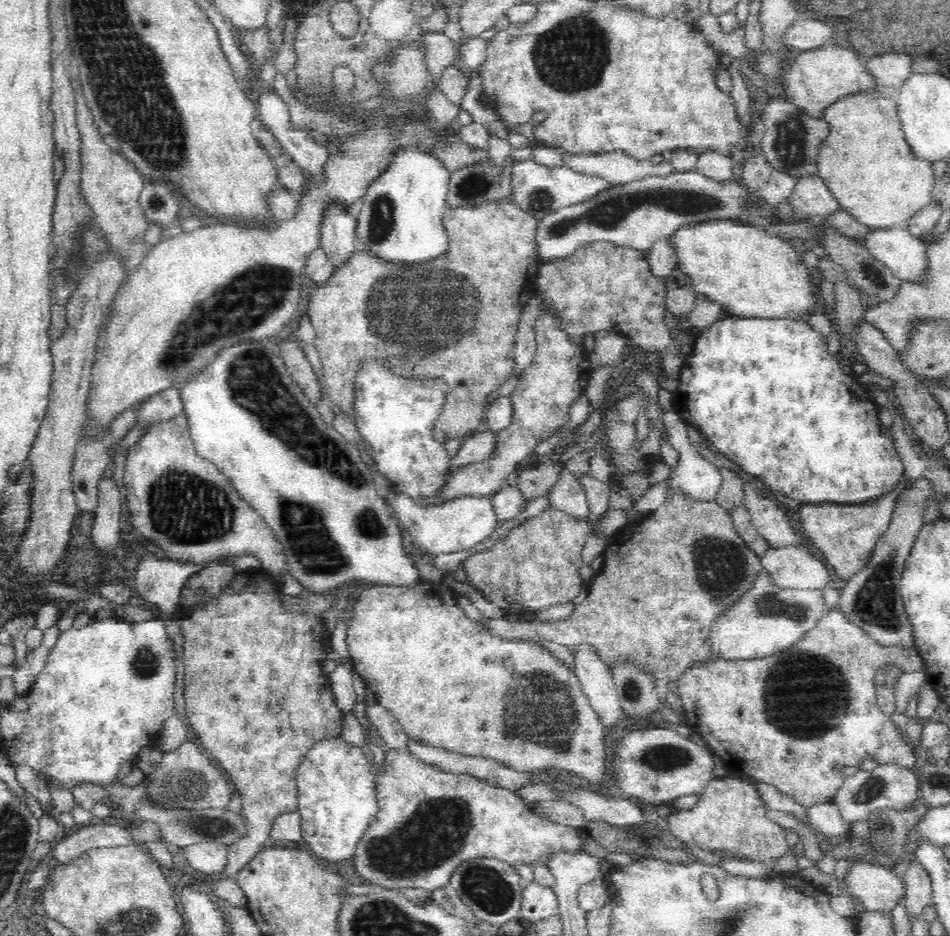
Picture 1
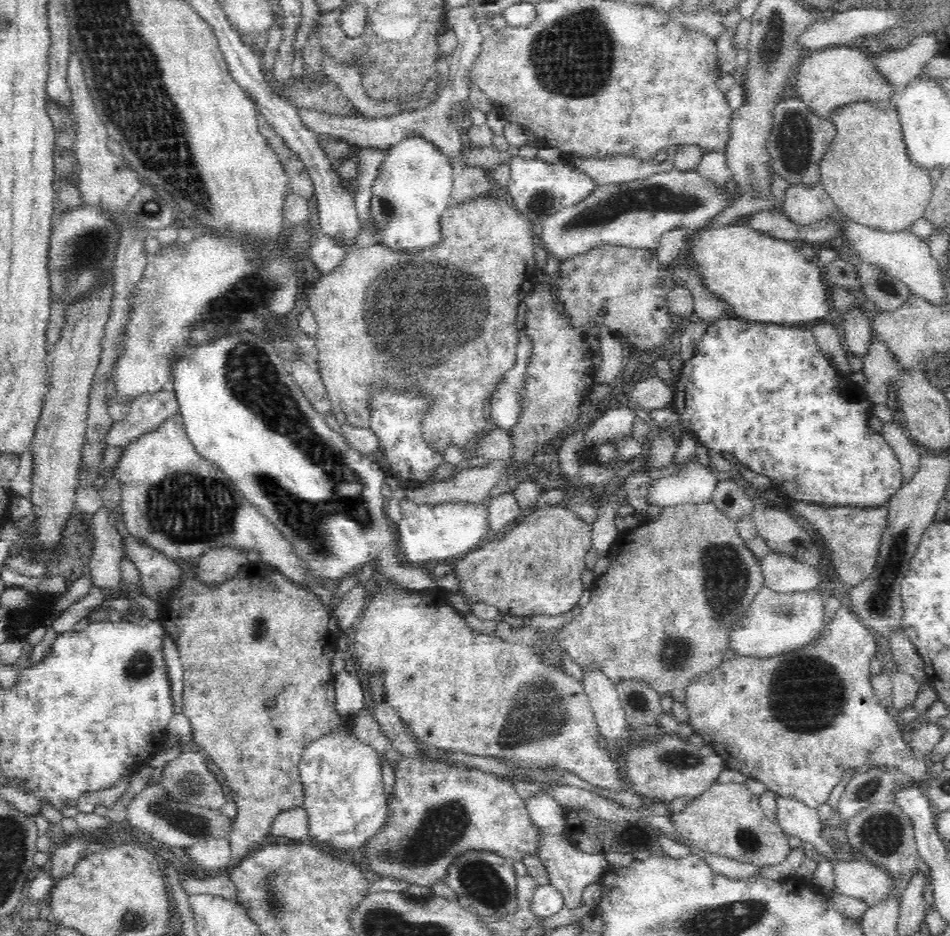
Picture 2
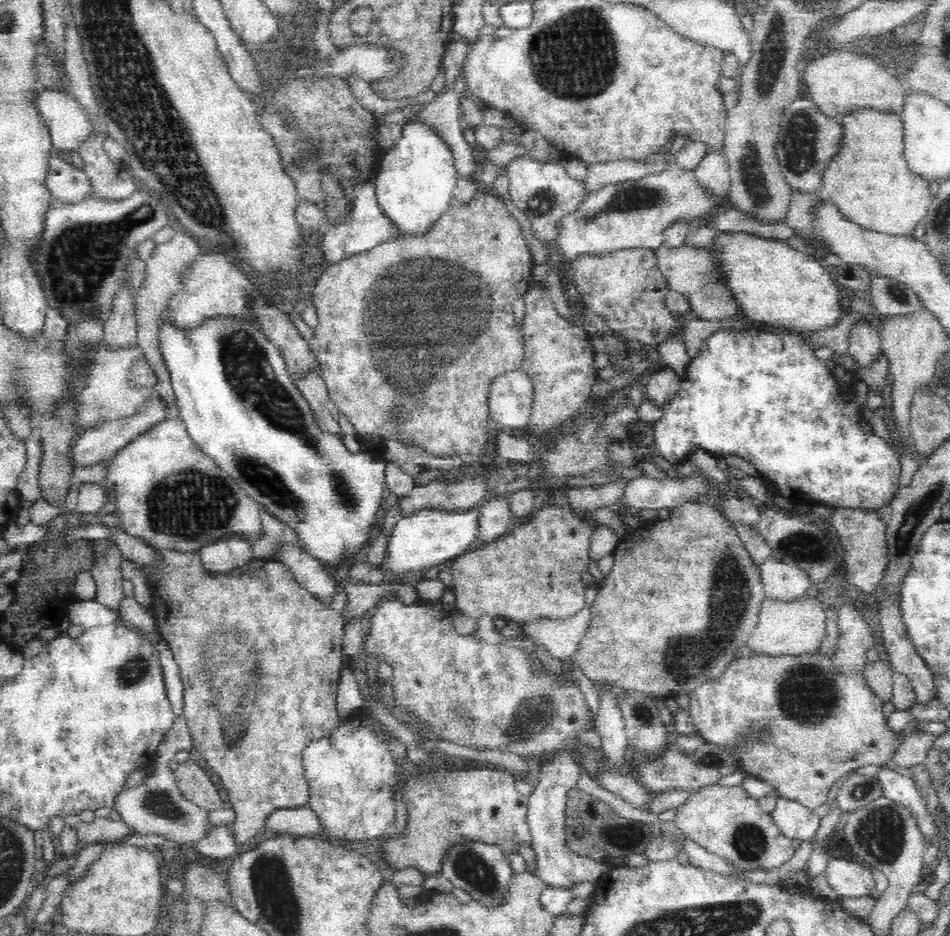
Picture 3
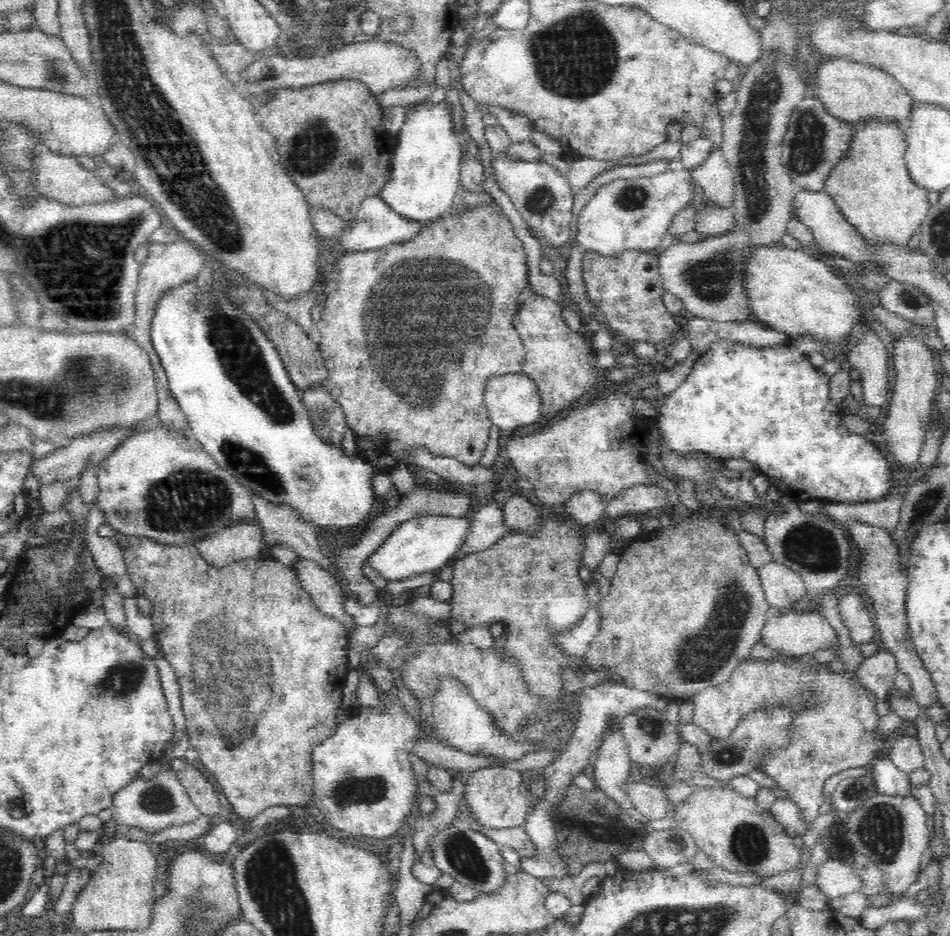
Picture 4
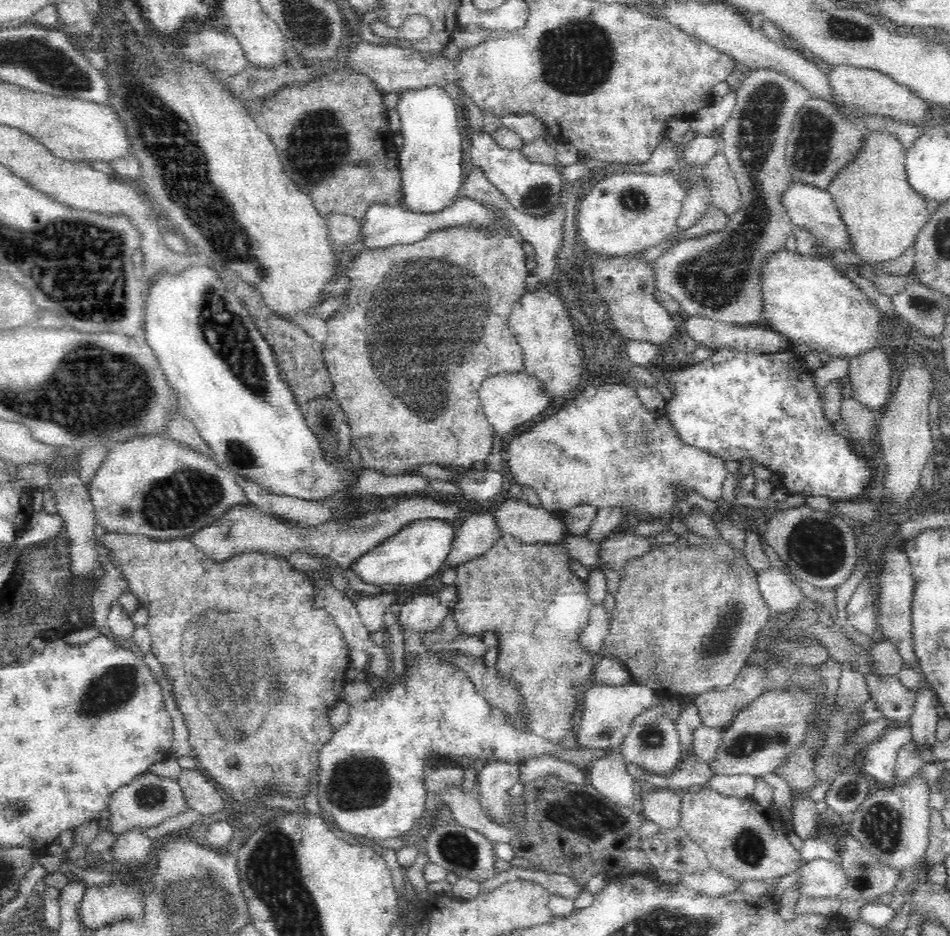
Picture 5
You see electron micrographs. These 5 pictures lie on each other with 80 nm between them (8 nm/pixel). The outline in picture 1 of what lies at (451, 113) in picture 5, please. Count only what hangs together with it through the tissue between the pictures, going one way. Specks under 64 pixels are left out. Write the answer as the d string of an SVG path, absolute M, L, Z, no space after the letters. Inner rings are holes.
M415 143L398 150L390 168L368 188L356 219L354 234L360 250L387 264L422 264L450 250L443 222L451 172L424 148Z

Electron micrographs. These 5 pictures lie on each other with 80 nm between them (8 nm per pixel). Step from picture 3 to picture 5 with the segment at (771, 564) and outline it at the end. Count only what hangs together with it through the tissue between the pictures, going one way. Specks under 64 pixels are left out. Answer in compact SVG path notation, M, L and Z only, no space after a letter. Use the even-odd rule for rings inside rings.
M770 566L757 574L758 587L774 614L789 614L805 602L805 593L788 570Z

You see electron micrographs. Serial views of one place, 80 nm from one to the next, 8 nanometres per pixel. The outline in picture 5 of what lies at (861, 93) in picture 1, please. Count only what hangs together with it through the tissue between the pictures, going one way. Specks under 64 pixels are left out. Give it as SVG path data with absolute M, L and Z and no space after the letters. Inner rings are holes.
M872 130L865 132L866 138L861 140L859 151L850 162L843 166L827 188L833 197L844 223L852 235L854 254L864 260L867 266L888 262L899 258L908 248L915 244L919 230L929 219L928 201L922 194L915 190L906 174L905 154L906 147L899 140L897 134L888 130Z

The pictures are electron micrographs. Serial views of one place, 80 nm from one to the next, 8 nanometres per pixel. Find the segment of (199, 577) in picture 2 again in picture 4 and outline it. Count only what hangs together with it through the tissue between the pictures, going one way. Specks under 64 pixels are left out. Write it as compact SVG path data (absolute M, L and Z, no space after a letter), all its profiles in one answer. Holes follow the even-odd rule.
M235 519L230 523L228 529L219 531L216 535L212 535L196 545L198 553L214 569L224 569L235 563L248 561L260 554L260 548L262 548L262 529L257 524L257 520L247 524L245 519Z

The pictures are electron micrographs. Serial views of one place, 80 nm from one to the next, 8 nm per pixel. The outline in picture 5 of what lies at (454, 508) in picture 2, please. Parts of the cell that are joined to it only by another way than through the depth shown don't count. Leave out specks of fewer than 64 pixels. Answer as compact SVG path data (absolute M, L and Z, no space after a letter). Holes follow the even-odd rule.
M421 518L414 522L407 523L398 534L388 538L383 544L374 548L370 553L362 556L354 566L355 573L366 584L398 584L410 585L419 584L427 580L436 572L445 569L445 561L452 553L454 542L459 534L459 528L450 519Z

